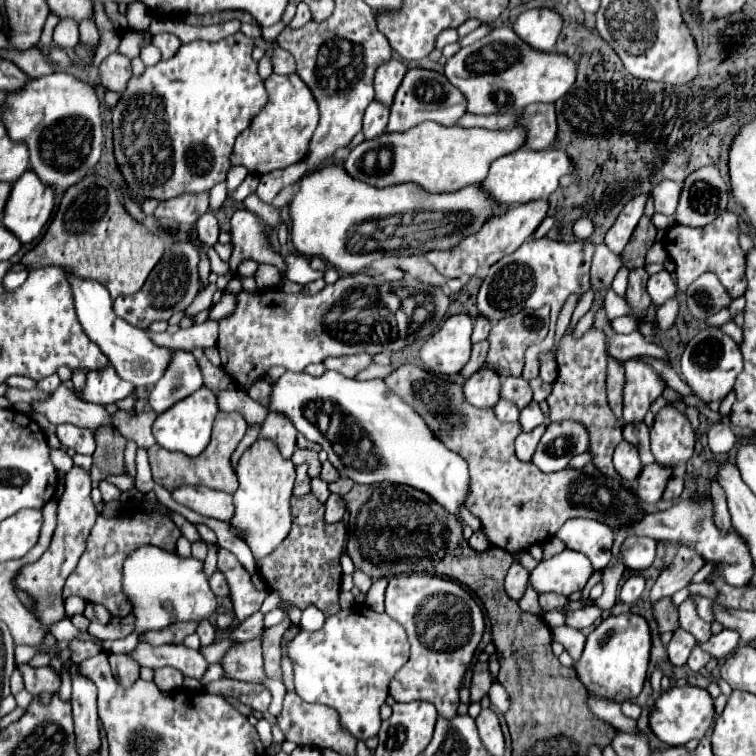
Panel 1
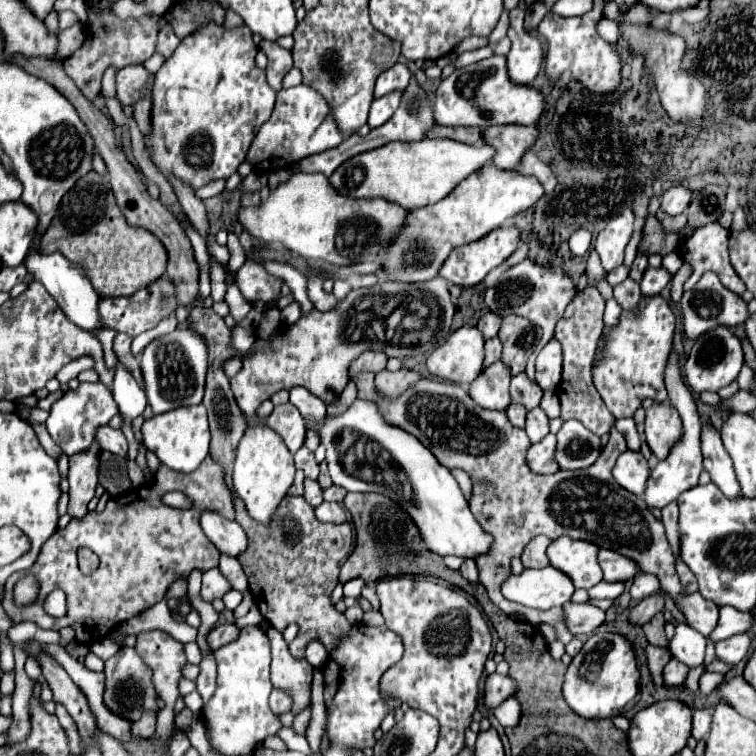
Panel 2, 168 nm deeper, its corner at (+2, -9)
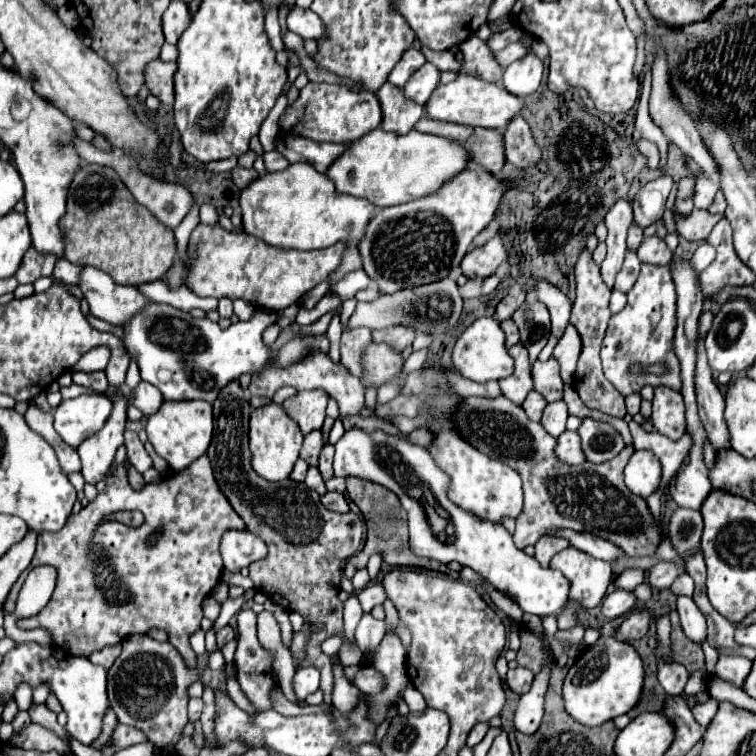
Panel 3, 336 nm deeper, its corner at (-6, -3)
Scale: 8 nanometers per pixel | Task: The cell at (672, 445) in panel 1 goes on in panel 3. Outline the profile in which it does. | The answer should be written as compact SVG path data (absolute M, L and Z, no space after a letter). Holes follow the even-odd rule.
M656 387L652 401L652 425L658 433L672 441L678 441L686 433L684 401L678 391L668 387Z

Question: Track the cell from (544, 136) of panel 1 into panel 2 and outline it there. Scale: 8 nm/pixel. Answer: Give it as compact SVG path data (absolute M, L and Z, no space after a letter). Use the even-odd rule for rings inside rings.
M502 125L502 127L486 127L482 131L482 141L496 149L492 165L504 171L512 171L518 167L526 149L538 137L538 127L518 127L518 125Z

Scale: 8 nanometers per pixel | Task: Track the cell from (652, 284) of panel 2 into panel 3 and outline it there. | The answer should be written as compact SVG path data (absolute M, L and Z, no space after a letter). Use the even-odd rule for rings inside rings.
M650 237L650 239L644 239L640 249L638 249L638 259L642 263L648 263L648 265L670 265L674 255L672 251L666 247L664 239L658 239L658 237Z

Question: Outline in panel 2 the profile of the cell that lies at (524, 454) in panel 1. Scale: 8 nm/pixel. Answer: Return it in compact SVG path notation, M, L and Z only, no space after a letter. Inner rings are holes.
M546 435L546 439L542 439L542 443L536 443L530 447L526 461L530 463L530 469L534 469L536 473L556 473L560 467L554 459L554 451L556 451L556 435Z

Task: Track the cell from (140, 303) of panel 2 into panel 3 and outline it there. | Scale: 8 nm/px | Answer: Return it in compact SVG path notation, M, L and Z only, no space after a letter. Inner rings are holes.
M84 267L80 289L90 303L92 315L116 327L126 325L126 321L130 321L134 313L140 313L142 309L146 309L146 305L154 303L136 287L118 285L110 275L98 271L96 267Z

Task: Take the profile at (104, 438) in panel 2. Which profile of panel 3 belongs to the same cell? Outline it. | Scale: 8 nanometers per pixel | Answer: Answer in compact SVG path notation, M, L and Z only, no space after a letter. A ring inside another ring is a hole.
M126 431L124 433L124 445L126 445L128 461L138 469L138 473L144 473L144 471L148 471L152 467L152 459L148 457L142 441L138 439L138 433Z

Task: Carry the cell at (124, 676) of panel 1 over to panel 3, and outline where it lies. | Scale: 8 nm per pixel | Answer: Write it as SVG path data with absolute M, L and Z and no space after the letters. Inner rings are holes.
M128 635L122 641L120 657L108 671L108 701L120 723L146 731L150 741L162 749L180 739L180 731L188 723L186 689L198 677L200 671L188 671L170 643L160 643L146 635Z

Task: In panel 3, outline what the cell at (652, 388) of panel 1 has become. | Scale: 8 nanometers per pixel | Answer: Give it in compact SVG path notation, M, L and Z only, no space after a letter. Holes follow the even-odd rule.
M642 265L636 285L628 291L626 307L610 317L606 337L602 341L602 369L606 379L624 395L640 393L644 385L660 387L666 385L674 391L680 391L680 371L678 359L672 351L672 339L676 329L676 285L672 279L670 267ZM638 365L642 371L634 373L632 367ZM652 365L666 365L666 373L656 375L646 369Z

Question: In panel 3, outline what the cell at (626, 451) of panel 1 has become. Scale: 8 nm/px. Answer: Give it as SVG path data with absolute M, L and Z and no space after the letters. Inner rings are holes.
M634 451L624 469L626 487L640 495L650 497L660 483L660 461L652 451Z

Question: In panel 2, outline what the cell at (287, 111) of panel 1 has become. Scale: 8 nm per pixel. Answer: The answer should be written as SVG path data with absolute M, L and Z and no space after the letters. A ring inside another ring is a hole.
M298 85L294 89L278 91L272 117L256 133L248 151L248 161L260 171L276 171L276 169L292 167L294 161L298 163L298 159L304 159L308 155L338 147L344 139L346 137L338 129L334 117L330 115L330 107L322 97L322 93L314 91L312 87ZM324 125L326 131L320 129Z

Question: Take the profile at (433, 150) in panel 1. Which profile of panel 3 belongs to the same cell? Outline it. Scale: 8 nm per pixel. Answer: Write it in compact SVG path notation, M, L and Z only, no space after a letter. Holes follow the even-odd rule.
M374 129L356 139L352 147L332 163L326 175L334 181L340 193L364 197L376 207L390 207L436 193L440 185L446 185L446 181L450 181L450 177L454 177L458 171L466 169L468 163L470 155L458 141L426 135L416 129L408 131L406 135Z

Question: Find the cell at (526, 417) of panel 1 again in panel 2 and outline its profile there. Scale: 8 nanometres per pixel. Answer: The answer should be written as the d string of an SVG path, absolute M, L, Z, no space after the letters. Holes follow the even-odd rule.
M536 407L536 409L532 409L532 411L528 411L528 417L526 417L526 433L528 433L528 437L530 437L530 441L532 443L538 443L538 441L542 441L546 435L548 435L548 417L546 417L546 413L540 409L540 407Z

